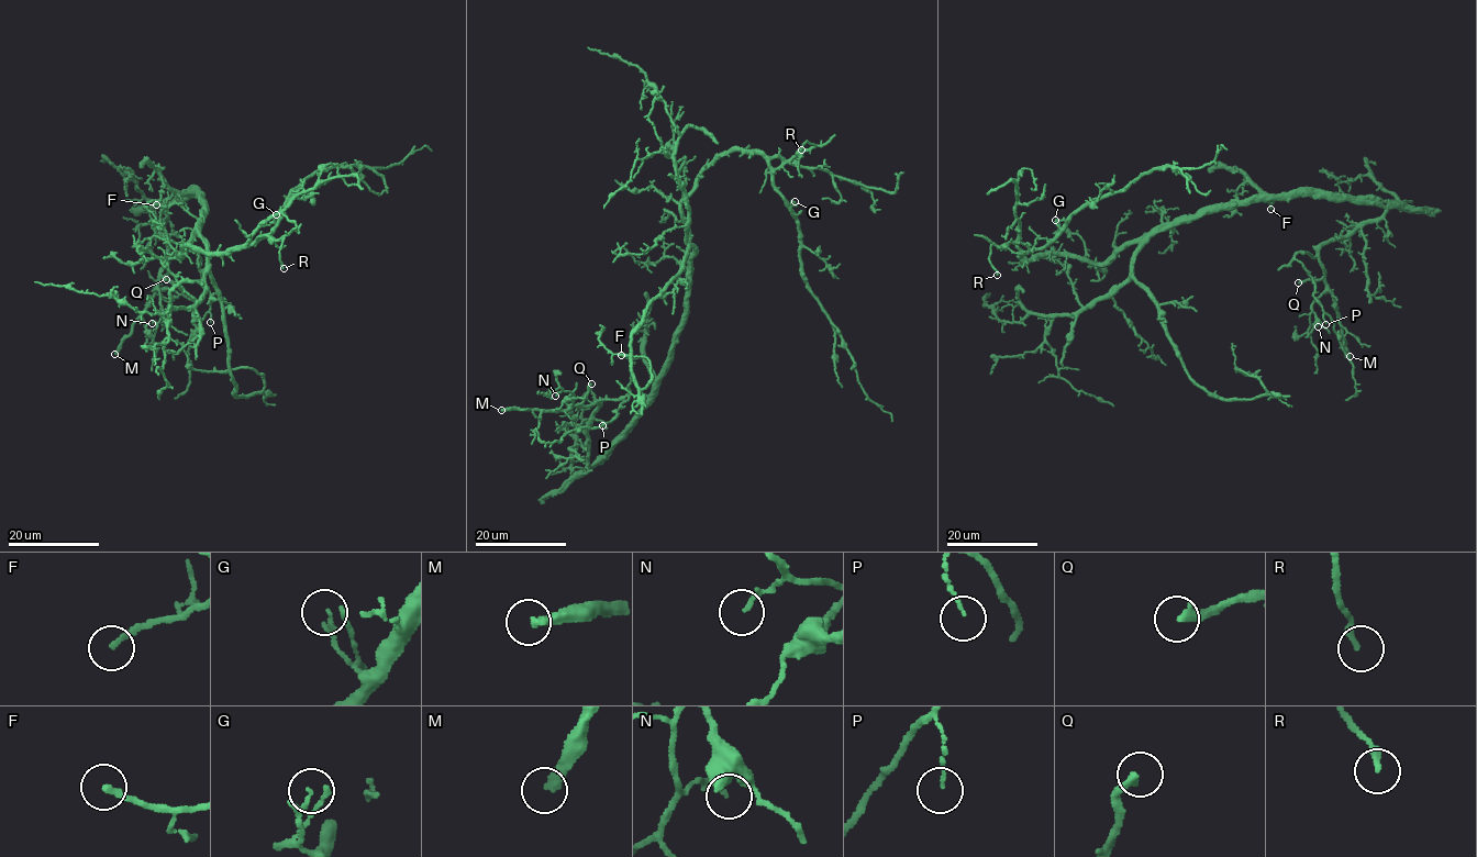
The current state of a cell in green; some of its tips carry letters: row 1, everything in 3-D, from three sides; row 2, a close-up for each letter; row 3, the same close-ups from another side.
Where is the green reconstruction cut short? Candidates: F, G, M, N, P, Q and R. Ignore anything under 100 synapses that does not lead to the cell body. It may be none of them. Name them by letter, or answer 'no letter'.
M

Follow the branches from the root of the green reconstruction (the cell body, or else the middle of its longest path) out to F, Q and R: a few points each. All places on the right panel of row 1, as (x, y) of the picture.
F: (1175, 220), (1199, 218), (1252, 200), (1273, 200), (1277, 196), (1265, 196), (1264, 199), (1272, 203), (1270, 209)
Q: (1175, 220), (1252, 200), (1307, 195), (1363, 197), (1385, 208), (1379, 218), (1319, 248), (1324, 276), (1298, 282)
R: (1175, 220), (1102, 263), (1020, 259), (1029, 249), (1021, 243), (994, 244), (997, 275)

